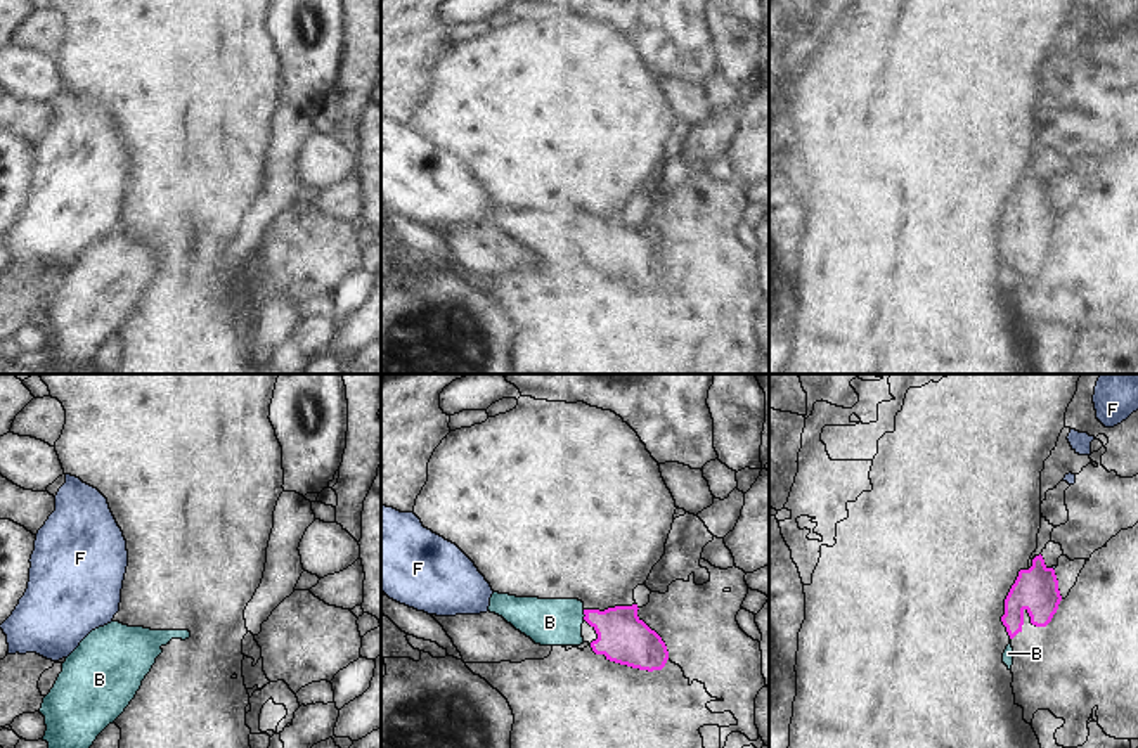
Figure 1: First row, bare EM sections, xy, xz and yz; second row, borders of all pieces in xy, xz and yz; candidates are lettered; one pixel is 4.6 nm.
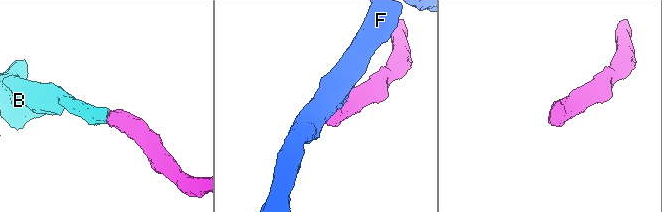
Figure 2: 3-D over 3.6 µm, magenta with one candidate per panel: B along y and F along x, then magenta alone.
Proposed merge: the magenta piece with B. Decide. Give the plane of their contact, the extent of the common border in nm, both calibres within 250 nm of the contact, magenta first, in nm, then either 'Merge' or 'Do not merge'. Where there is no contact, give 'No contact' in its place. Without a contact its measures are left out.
Touches magenta in xz. Shared border 50 nm. Thickness 240 nm (magenta) against 220 nm. Merge

